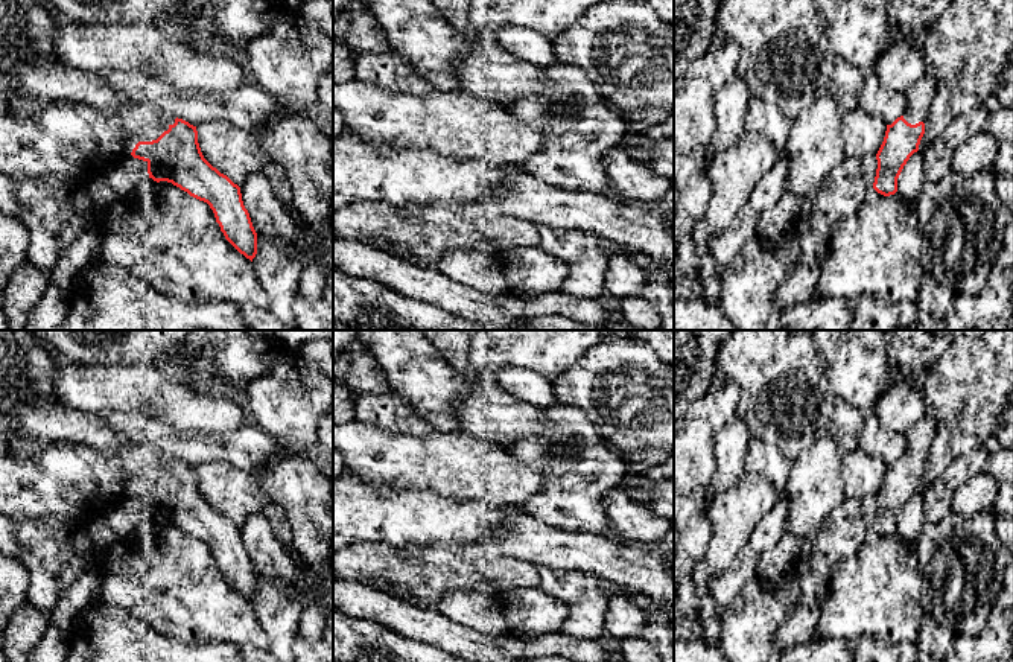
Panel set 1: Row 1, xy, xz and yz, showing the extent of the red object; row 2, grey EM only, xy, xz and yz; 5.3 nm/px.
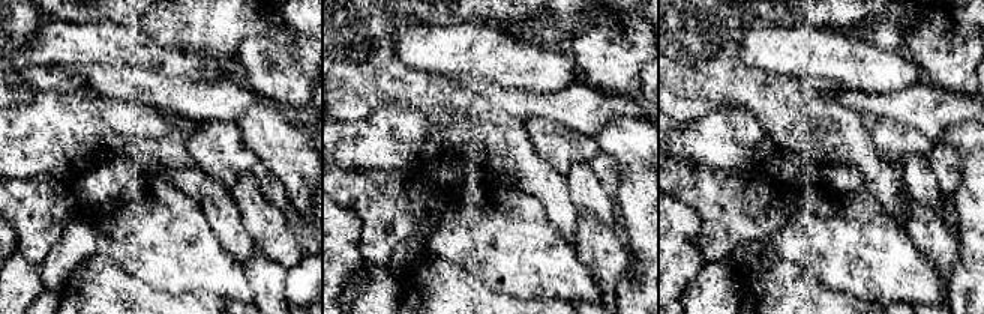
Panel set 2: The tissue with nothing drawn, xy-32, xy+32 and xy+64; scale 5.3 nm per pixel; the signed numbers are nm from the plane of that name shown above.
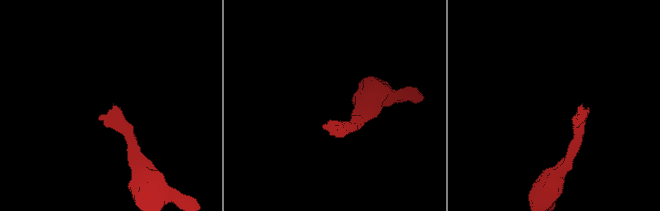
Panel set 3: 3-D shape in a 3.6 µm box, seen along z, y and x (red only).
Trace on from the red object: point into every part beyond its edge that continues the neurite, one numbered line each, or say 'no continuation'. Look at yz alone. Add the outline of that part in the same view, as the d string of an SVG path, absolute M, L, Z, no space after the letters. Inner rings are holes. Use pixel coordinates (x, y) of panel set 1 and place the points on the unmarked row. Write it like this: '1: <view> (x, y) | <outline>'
1: yz (922, 434) | M928 406L926 415L920 422L913 425L910 432L905 434L908 443L902 457L908 464L925 464L929 455L929 447L935 438L935 429L937 420L932 409Z

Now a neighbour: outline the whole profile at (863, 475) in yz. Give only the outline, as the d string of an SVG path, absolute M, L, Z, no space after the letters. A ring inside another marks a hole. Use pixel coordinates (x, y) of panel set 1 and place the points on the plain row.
M856 449L843 455L843 484L846 498L876 496L887 472L887 464Z

